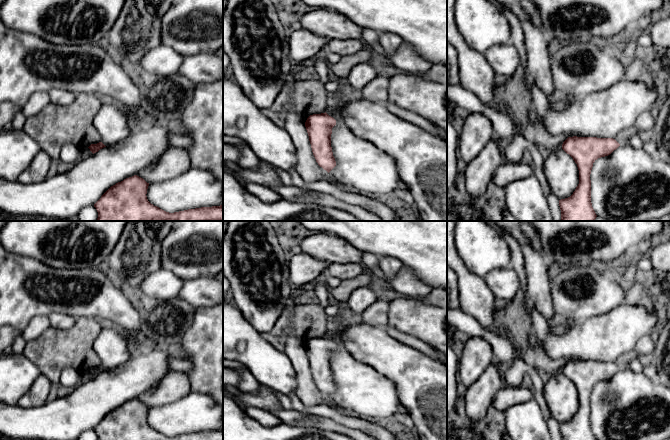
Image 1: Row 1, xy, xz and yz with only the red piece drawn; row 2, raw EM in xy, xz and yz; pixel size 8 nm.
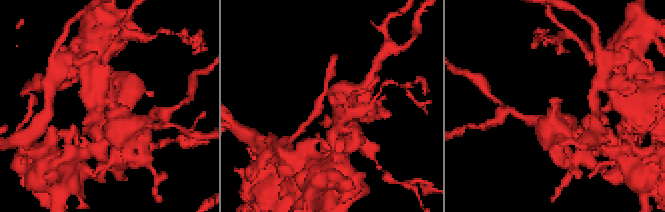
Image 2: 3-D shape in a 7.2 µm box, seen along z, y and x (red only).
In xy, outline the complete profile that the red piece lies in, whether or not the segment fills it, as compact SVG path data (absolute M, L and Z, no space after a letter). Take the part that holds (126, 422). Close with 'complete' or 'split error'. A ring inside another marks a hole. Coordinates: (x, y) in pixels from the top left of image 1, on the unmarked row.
M137 399L116 407L94 428L98 440L223 440L223 429L166 436L148 425L148 410Z | complete

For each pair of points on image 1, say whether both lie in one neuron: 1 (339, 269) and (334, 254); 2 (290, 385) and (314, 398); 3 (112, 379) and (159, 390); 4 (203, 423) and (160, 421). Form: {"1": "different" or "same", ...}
{"1": "different", "2": "different", "3": "different", "4": "same"}

